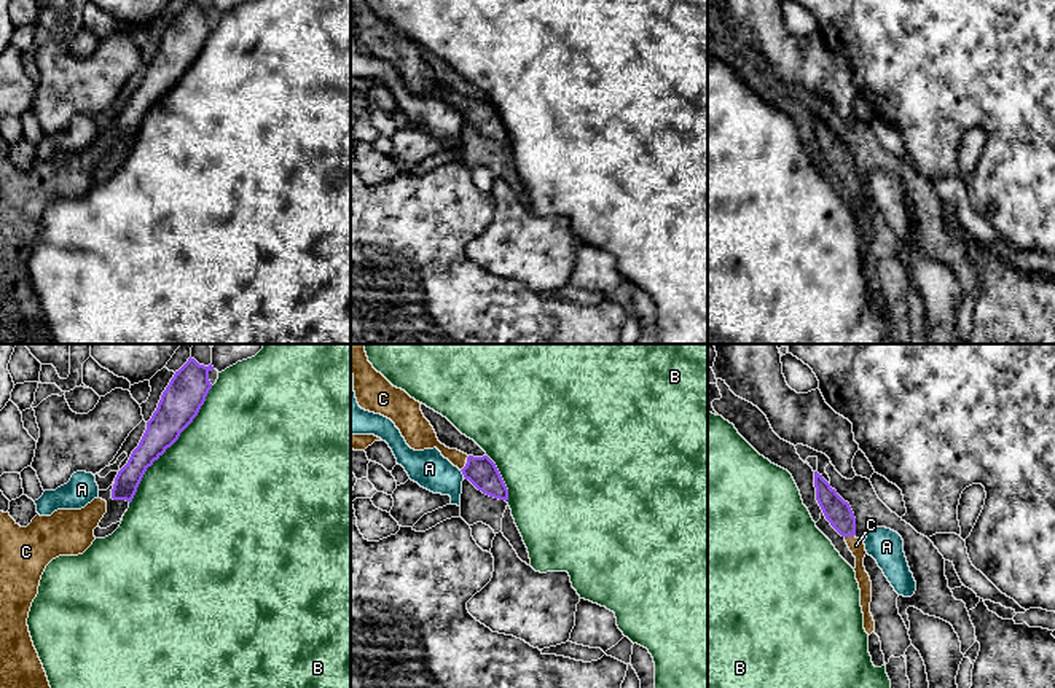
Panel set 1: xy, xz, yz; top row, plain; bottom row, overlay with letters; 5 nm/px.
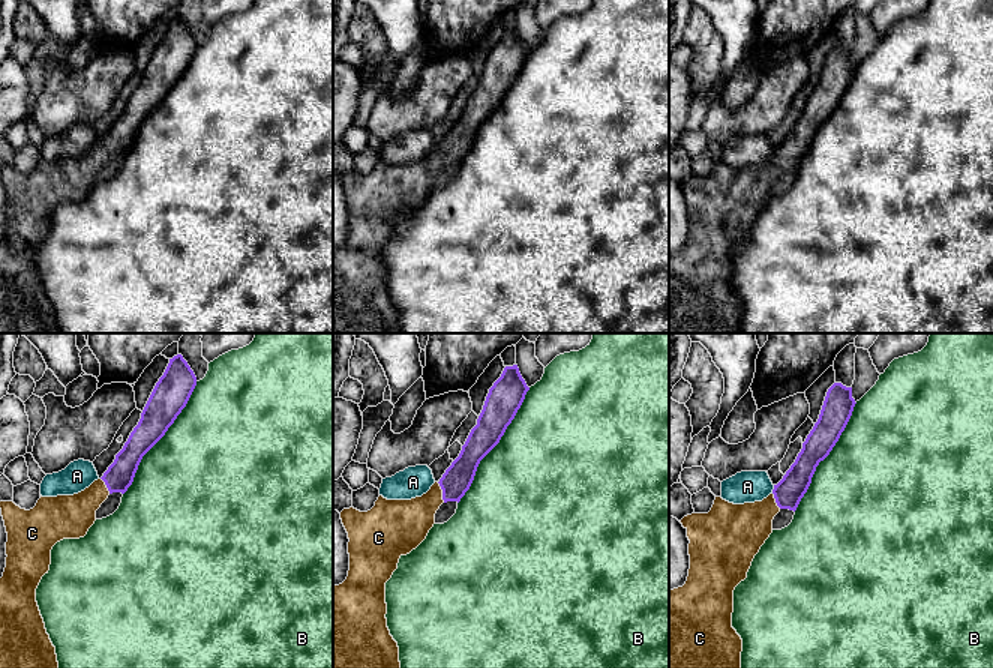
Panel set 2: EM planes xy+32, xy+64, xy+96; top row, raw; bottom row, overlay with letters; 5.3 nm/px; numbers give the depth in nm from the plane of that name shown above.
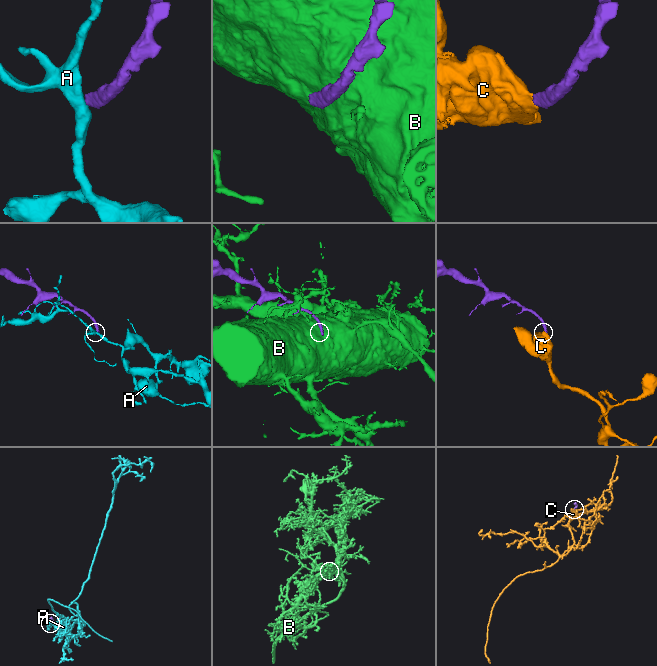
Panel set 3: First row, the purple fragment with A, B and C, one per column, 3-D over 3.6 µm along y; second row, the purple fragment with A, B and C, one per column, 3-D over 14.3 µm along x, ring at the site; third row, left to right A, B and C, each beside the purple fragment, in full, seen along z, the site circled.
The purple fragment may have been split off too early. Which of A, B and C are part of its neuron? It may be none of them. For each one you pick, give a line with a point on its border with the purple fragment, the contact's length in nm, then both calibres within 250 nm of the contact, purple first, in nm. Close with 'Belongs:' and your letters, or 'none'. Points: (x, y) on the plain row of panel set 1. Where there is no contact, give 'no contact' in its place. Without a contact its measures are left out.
C: xz (466, 107) | 90 nm | 160/120 nm
Belongs: C

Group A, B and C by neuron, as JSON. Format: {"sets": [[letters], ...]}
{"sets": [["A"], ["B"], ["C"]]}

